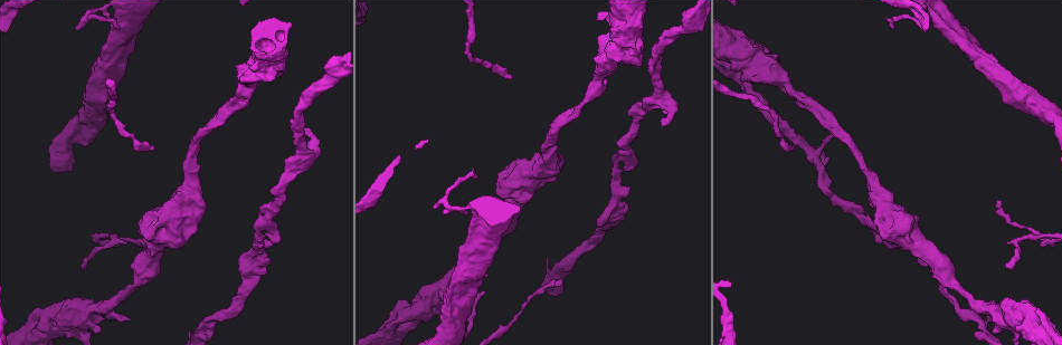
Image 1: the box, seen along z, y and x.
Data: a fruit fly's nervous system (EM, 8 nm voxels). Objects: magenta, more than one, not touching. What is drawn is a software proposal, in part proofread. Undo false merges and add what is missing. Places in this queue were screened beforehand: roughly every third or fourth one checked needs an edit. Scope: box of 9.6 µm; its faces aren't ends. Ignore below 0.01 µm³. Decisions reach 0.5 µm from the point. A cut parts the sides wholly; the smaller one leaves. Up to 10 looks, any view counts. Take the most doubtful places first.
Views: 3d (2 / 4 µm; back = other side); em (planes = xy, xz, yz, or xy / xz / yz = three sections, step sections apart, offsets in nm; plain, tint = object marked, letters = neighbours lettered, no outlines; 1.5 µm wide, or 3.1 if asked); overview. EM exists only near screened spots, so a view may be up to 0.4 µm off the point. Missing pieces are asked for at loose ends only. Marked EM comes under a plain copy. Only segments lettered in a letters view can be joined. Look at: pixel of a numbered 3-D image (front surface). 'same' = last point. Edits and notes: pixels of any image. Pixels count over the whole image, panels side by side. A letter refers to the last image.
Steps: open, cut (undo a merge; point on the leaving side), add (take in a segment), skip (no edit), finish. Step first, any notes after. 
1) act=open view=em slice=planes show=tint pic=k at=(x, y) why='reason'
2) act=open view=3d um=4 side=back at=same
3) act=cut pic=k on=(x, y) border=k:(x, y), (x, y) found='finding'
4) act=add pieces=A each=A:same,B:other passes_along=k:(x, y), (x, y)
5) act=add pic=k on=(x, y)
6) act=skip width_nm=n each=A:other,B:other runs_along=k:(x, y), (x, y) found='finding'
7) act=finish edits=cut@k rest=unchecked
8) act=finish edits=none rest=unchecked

act=open view=3d um=2 pic=1 at=(792, 148) why='long arm stops here'

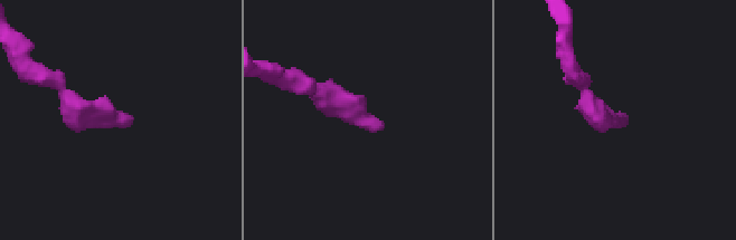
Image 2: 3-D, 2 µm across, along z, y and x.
act=open view=em slice=planes show=letters pic=2 at=(625, 119) why='shape alone is not enough'

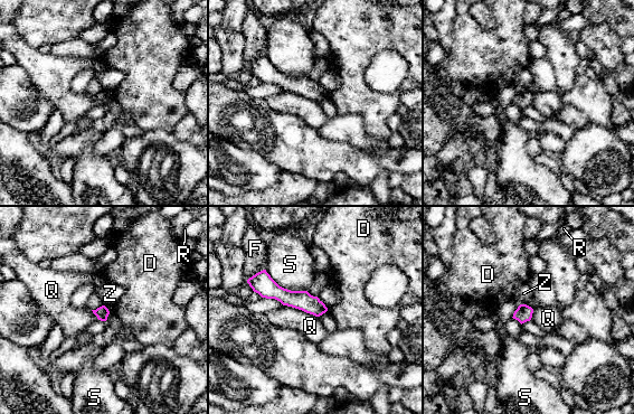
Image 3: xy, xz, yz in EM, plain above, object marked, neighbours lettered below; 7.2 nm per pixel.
act=skip longest_contact=S:340nm each=D:other,F:other,Q:other,R:other,S:other,Z:other border=3:(283, 304), (319, 317) found='none of them fits'

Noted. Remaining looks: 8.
act=open view=3d um=2 side=back pic=1 at=(117, 27) why='tapers out'

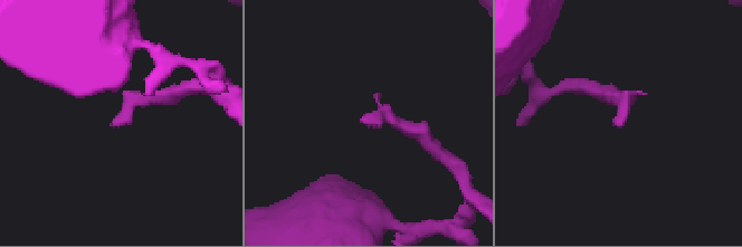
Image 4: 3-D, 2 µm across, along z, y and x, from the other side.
act=open view=em slice=xy step=8 show=tint pic=4 at=(368, 125) why='need the tissue'

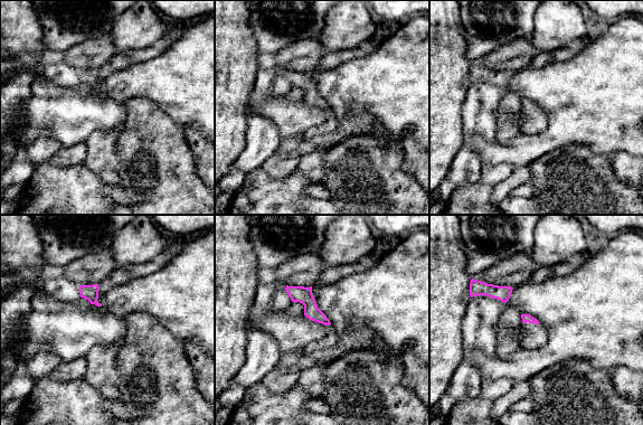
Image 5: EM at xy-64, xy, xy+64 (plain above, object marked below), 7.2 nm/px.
act=open view=em slice=planes show=letters at=same why='another direction'

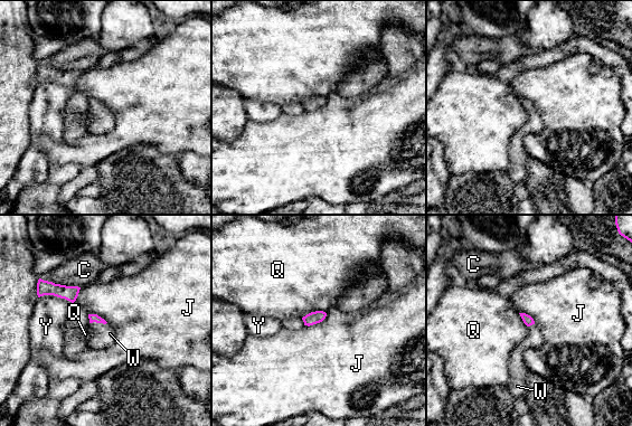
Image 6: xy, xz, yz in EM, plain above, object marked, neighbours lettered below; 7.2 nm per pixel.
act=add pieces=W each=C:other,J:other,Q:other,W:same,Y:other passes_along=6:(93, 318), (98, 322), (102, 335) found='the neuron continues'

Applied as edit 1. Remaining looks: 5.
act=open view=3d um=2 side=back pic=1 at=(240, 262) why='an open end'

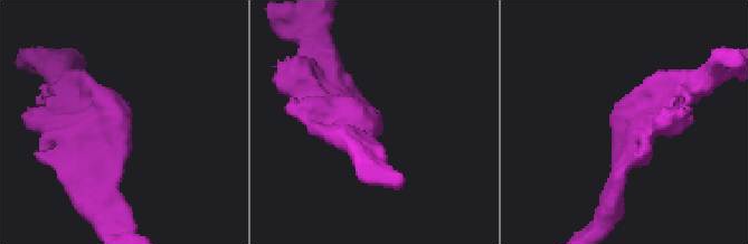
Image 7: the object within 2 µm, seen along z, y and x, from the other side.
act=open view=em slice=planes show=letters pic=7 at=(374, 137) why='now the EM'

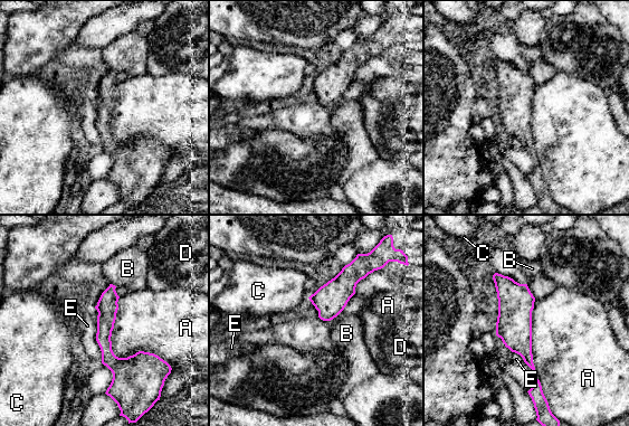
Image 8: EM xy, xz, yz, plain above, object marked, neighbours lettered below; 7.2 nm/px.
act=skip each=A:other,B:other,C:other,D:other,E:other found='none of them fits'

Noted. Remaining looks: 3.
act=finish edits=add@6 rest=unchecked

